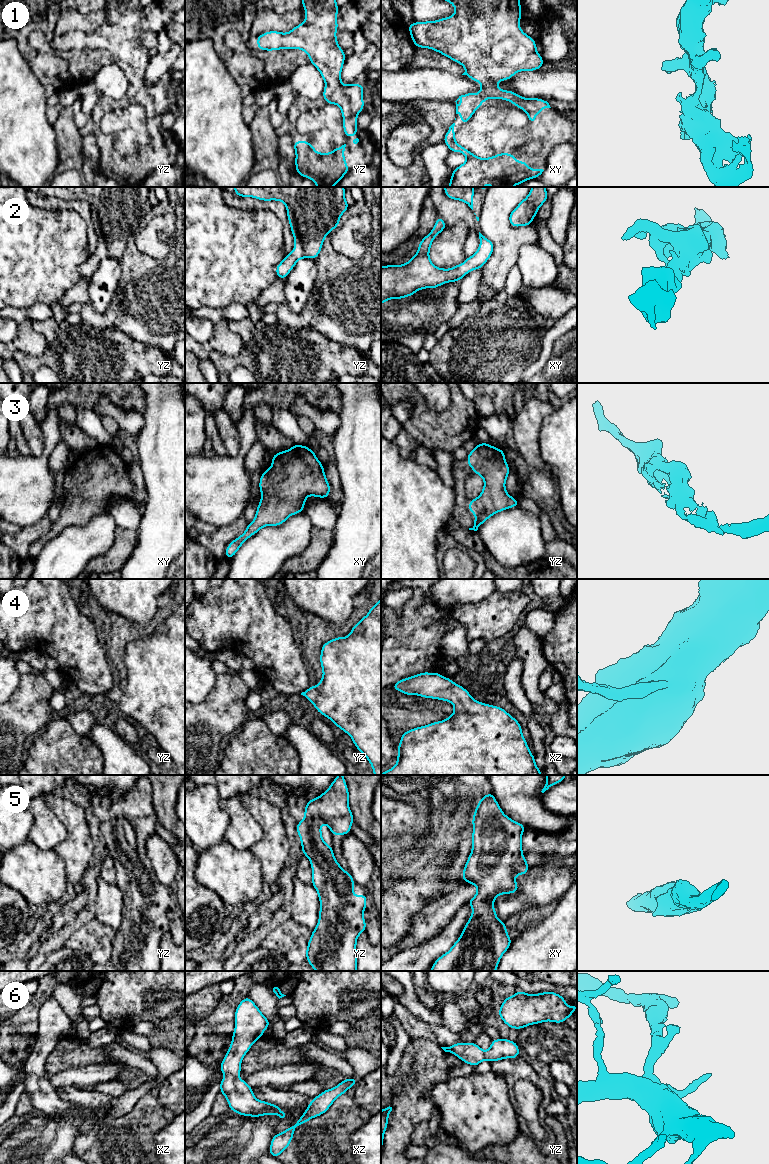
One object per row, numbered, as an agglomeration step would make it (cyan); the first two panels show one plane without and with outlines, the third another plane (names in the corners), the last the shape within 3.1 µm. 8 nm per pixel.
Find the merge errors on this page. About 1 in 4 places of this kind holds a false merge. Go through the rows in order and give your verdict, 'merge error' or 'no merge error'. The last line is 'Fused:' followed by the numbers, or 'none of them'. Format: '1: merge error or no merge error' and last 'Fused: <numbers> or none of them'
1: no merge error
2: no merge error
3: no merge error
4: no merge error
5: no merge error
6: no merge error
Fused: none of them

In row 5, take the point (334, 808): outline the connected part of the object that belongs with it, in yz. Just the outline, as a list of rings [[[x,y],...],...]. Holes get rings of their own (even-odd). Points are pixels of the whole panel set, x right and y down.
[[[338,775],[320,797],[305,805],[304,819],[296,824],[301,840],[302,854],[308,857],[312,868],[312,885],[320,900],[319,919],[312,931],[306,949],[306,959],[316,971],[357,971],[357,938],[366,931],[363,913],[367,895],[353,895],[354,880],[349,871],[344,871],[337,862],[333,847],[322,838],[321,824],[325,823],[331,835],[347,835],[354,823],[349,808],[349,790],[343,775]]]

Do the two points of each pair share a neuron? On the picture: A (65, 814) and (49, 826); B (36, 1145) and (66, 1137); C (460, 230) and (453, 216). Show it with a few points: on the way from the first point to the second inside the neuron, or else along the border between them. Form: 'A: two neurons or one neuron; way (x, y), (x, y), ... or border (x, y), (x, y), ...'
A: two neurons; border (45, 798), (65, 828), (66, 838), (63, 841)
B: one neuron; way (43, 1142), (59, 1137)
C: two neurons; border (447, 224), (467, 224), (463, 245)

